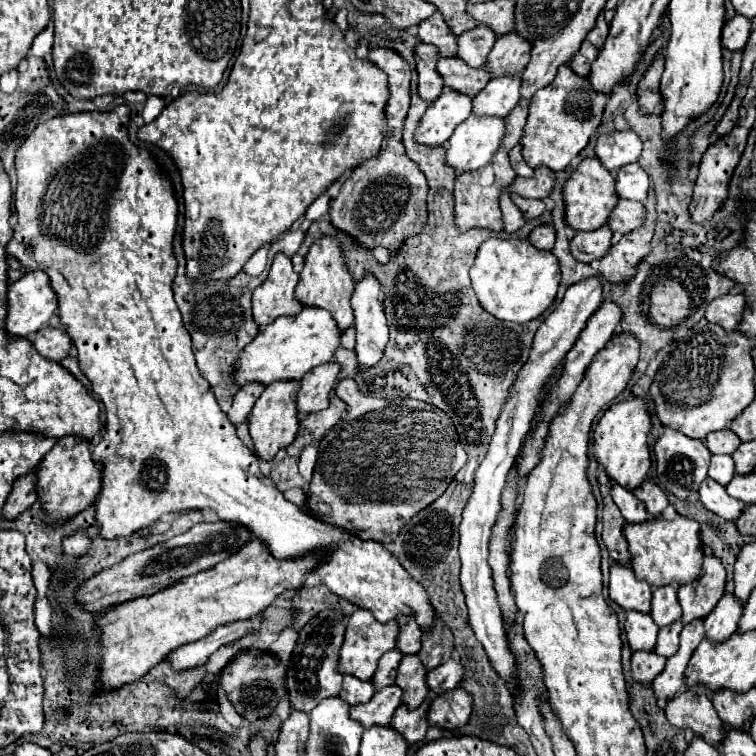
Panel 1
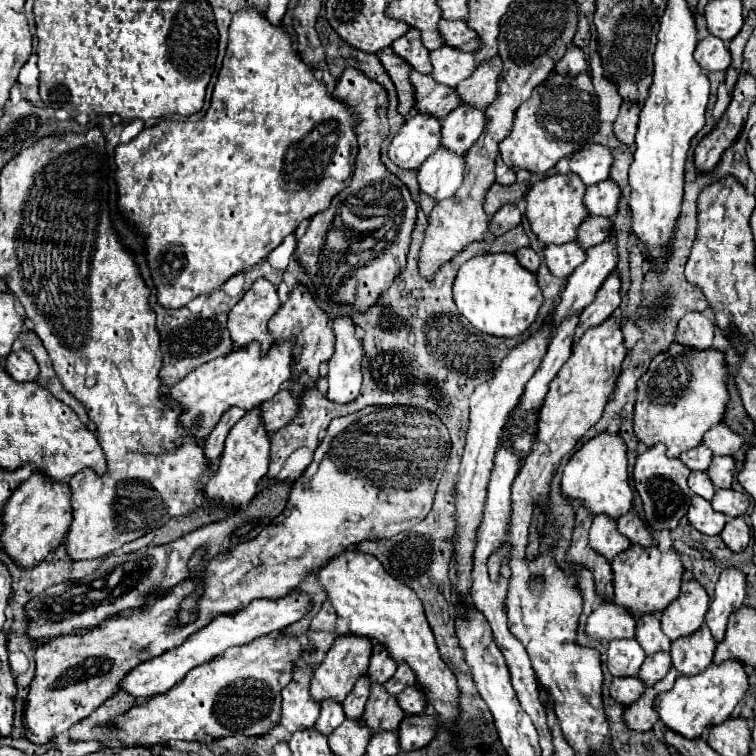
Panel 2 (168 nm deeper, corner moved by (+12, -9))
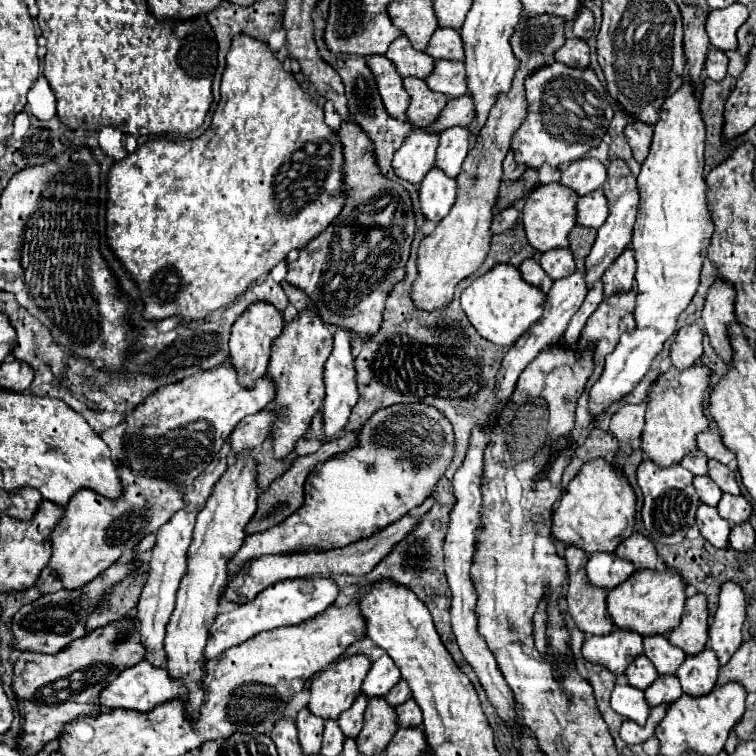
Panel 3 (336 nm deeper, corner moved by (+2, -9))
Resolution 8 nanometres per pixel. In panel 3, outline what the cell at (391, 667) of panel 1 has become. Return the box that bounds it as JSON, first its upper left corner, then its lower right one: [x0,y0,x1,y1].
[338,694,368,738]

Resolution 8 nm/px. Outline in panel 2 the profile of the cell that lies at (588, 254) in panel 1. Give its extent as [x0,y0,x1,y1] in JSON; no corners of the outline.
[544,242,584,278]

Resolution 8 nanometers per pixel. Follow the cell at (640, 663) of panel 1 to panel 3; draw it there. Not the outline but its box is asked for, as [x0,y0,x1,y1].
[612,682,650,724]

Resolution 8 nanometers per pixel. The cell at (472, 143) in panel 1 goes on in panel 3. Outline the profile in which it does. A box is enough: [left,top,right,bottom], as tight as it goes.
[420,168,458,222]

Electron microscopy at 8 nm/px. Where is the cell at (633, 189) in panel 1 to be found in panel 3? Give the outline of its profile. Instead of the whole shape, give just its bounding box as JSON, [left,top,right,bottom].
[578,190,608,228]

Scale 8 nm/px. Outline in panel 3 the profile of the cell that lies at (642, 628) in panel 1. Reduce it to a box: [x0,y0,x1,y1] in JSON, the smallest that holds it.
[626,654,658,690]

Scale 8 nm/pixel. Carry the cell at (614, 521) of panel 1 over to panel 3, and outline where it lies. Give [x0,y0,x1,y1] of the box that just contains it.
[564,544,614,636]

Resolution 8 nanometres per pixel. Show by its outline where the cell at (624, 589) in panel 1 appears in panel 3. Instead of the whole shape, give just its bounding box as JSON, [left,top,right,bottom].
[582,628,642,676]

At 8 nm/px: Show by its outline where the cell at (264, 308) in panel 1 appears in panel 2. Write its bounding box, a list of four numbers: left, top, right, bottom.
[228,280,280,354]

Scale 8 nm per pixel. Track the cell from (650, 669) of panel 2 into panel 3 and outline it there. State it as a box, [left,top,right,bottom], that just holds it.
[646,676,682,706]

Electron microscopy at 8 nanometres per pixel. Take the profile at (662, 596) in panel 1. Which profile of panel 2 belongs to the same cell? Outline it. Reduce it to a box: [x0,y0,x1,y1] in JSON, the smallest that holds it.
[636,614,672,654]

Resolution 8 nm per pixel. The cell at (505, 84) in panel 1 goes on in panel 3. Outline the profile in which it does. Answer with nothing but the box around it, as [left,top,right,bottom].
[436,128,474,176]

